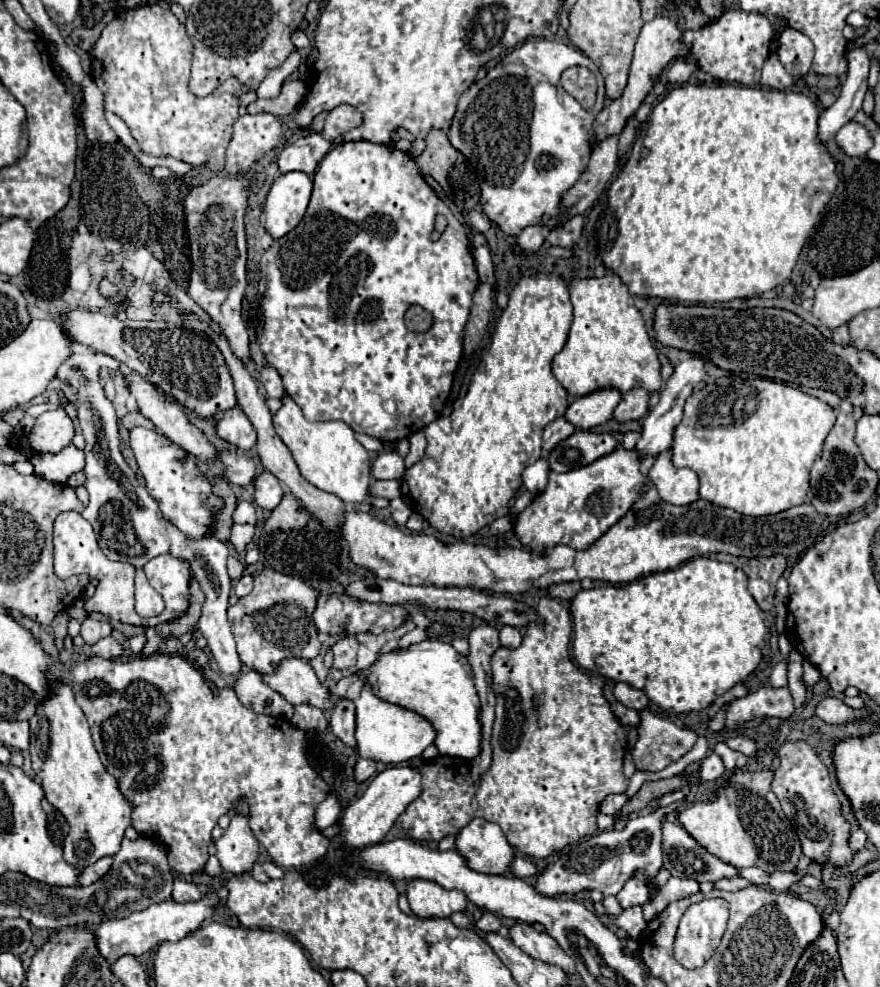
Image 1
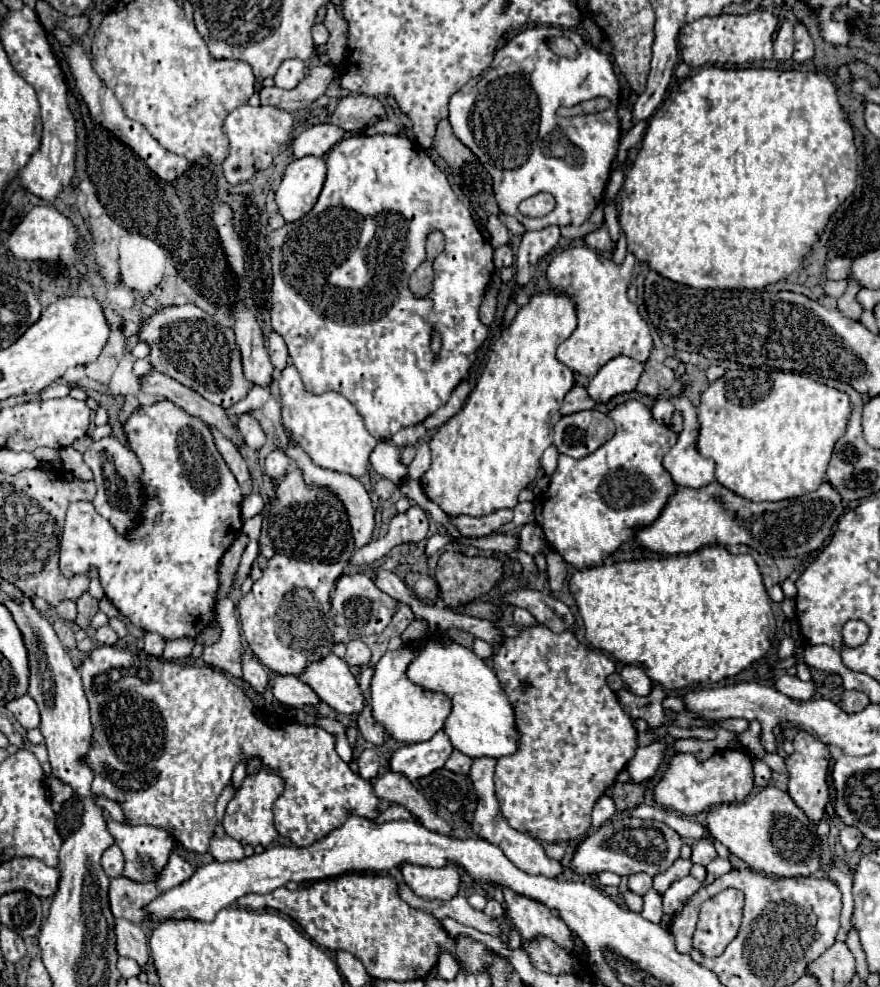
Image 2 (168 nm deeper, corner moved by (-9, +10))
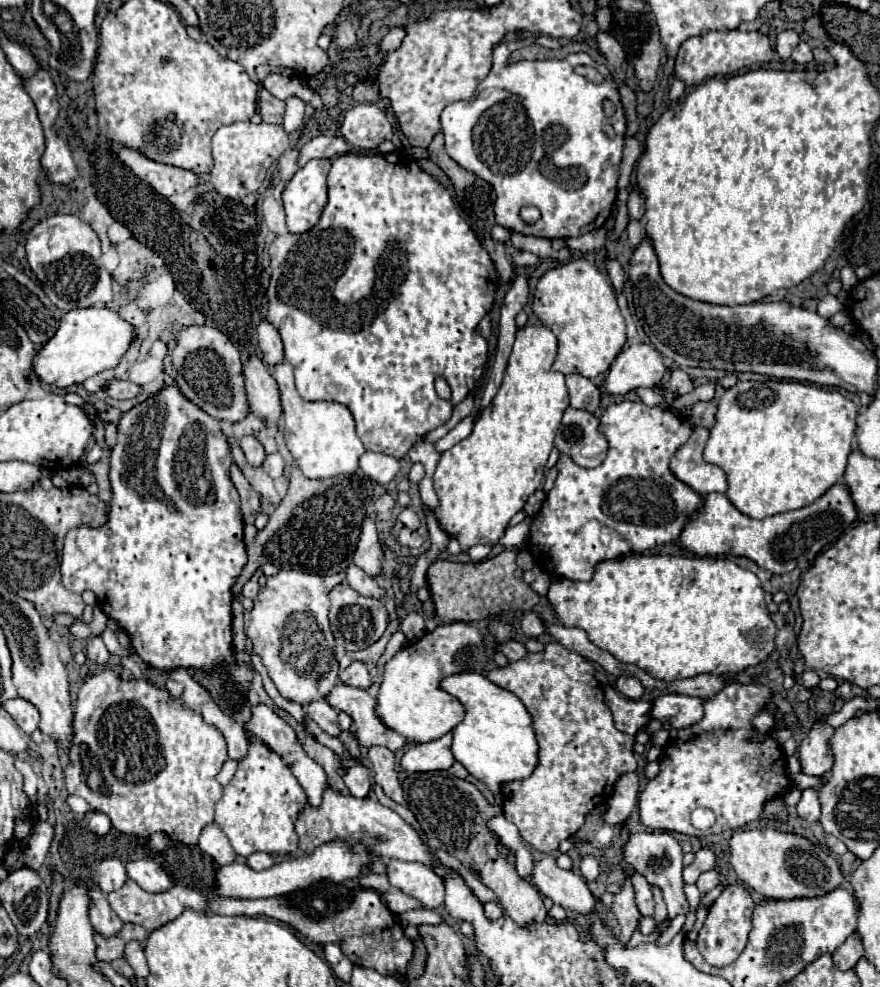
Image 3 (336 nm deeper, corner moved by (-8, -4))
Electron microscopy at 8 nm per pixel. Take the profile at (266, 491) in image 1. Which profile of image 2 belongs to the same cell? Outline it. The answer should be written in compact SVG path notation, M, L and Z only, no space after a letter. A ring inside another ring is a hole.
M273 450L267 458L265 458L265 466L263 472L271 478L271 480L281 480L289 470L289 458L281 452L281 450Z

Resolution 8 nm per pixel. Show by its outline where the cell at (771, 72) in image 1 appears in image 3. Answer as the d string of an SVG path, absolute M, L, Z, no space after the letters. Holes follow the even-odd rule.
M784 30L784 32L780 32L778 38L776 38L776 52L778 52L778 56L782 60L790 58L790 52L798 46L798 42L800 42L800 34L796 30Z

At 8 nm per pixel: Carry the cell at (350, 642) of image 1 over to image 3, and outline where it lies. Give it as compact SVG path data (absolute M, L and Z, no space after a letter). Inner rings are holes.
M356 660L346 670L340 672L340 682L354 686L354 688L368 688L372 684L366 666L362 662L356 662Z

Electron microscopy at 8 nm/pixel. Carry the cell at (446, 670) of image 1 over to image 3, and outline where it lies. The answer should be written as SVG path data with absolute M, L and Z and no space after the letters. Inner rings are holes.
M454 674L440 684L466 706L464 720L452 730L454 758L480 780L492 794L500 794L506 782L528 778L538 766L538 742L532 716L526 706L508 690L492 684L484 674Z

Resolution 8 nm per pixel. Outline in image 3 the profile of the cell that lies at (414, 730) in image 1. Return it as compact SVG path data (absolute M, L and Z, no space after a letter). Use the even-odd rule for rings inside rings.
M450 622L438 626L426 632L422 638L414 640L414 644L400 650L384 666L384 680L378 690L376 714L388 728L400 732L410 742L432 742L454 730L456 724L460 724L464 718L462 702L440 688L442 678L468 672L466 668L470 668L470 672L484 672L486 664L488 654L484 636L476 626L466 622Z

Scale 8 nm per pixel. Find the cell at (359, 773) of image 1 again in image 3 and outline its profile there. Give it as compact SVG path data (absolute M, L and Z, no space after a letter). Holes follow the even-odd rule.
M354 766L346 768L344 772L344 782L354 798L366 798L370 790L370 770L366 766Z

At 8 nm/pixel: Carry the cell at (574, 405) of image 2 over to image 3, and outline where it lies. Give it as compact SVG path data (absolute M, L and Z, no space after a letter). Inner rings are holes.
M570 374L570 404L594 412L600 404L600 388L582 374Z

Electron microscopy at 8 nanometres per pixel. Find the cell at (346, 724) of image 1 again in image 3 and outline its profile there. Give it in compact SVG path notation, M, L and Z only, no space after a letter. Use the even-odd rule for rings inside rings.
M374 746L374 748L368 750L368 758L370 758L370 764L372 764L376 784L382 786L382 790L388 798L392 798L398 804L404 804L404 794L402 794L400 780L398 780L398 774L396 774L394 752L390 752L384 746Z

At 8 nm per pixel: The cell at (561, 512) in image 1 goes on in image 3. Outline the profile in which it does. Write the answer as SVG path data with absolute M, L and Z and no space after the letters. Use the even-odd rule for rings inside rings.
M622 400L618 404L610 404L600 416L600 430L608 442L606 460L596 468L582 468L574 464L568 454L560 454L554 488L548 492L538 516L530 524L528 546L536 566L558 578L590 580L596 562L626 554L642 554L650 548L674 542L690 522L690 516L698 510L698 506L702 506L702 496L698 492L694 494L694 490L680 482L668 468L670 458L692 432L692 426L684 416L660 406L650 408L640 400Z

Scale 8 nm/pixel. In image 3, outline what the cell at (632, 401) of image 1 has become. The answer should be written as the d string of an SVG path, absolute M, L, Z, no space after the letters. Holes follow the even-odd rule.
M674 370L672 372L672 378L670 378L670 382L668 382L668 386L666 386L670 392L674 392L676 396L682 396L682 394L688 394L688 392L692 392L694 390L694 384L692 384L692 378L684 372L684 370Z

